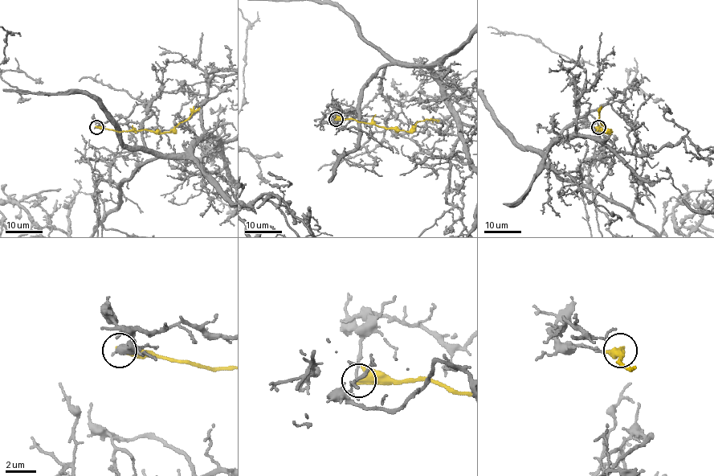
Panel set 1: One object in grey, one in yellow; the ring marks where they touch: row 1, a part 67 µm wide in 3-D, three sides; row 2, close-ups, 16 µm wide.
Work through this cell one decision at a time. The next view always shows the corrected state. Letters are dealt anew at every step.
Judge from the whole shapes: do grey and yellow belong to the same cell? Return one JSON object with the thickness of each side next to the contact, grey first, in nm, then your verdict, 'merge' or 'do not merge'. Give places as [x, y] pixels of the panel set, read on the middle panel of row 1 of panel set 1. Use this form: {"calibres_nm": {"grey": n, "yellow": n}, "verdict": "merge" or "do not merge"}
{"calibres_nm": {"grey": 180, "yellow": 500}, "verdict": "do not merge"}

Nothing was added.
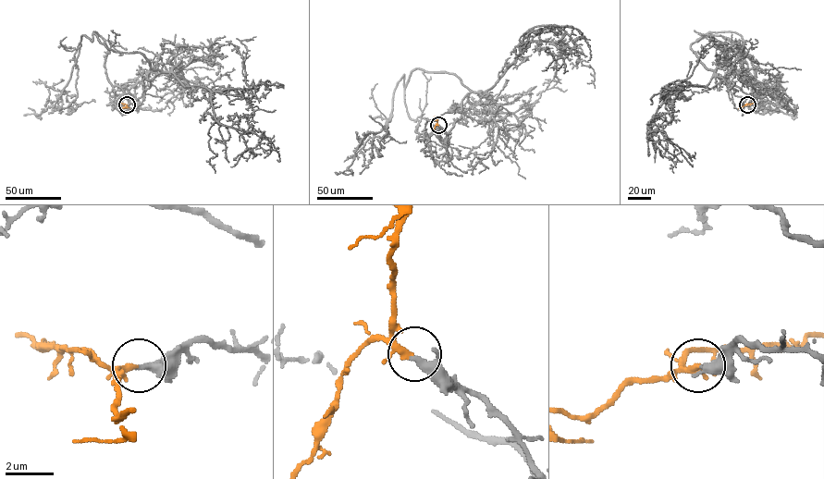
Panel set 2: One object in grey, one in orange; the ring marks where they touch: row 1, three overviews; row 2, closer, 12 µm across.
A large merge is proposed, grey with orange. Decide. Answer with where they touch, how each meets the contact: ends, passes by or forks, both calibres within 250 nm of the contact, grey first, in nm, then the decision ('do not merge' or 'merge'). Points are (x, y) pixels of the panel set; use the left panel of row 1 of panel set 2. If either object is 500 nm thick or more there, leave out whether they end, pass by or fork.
at (127, 104); grey passes by; orange passes by; 240 nm thick on the grey side, 200 nm on the other; merge

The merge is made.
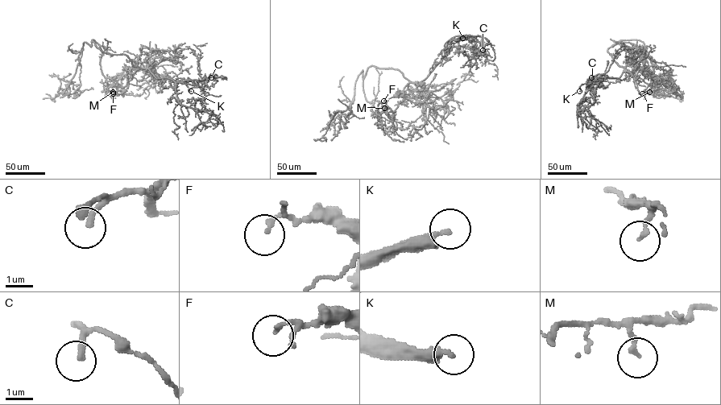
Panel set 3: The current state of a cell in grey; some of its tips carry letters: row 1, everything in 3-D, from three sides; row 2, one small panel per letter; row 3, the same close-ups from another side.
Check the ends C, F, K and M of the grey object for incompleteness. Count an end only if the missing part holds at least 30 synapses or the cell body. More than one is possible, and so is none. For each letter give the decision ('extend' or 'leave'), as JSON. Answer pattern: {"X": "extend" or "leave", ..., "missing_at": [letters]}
{"C": "extend", "F": "leave", "K": "extend", "M": "leave", "missing_at": ["C", "K"]}

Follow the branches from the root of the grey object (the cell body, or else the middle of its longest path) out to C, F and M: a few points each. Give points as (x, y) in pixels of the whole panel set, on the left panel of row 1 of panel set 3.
C: (123, 54), (133, 65), (147, 68), (157, 78), (181, 81), (211, 77)
F: (123, 54), (139, 68), (132, 74), (132, 78), (122, 89), (113, 93)
M: (123, 54), (139, 68), (132, 74), (132, 78), (122, 89), (113, 92)

